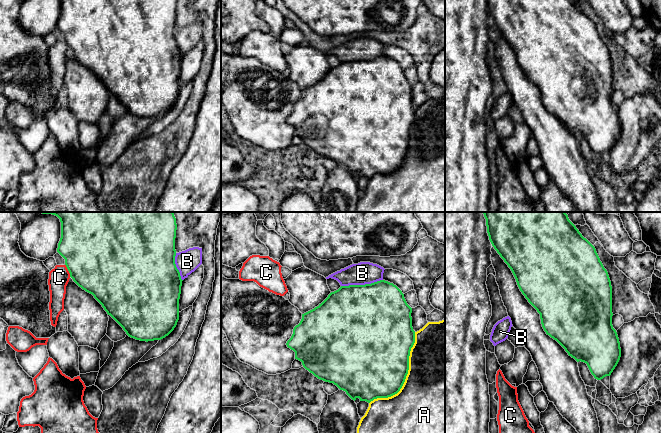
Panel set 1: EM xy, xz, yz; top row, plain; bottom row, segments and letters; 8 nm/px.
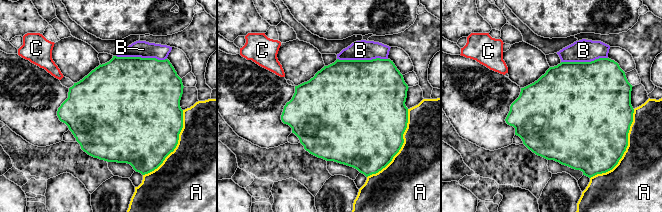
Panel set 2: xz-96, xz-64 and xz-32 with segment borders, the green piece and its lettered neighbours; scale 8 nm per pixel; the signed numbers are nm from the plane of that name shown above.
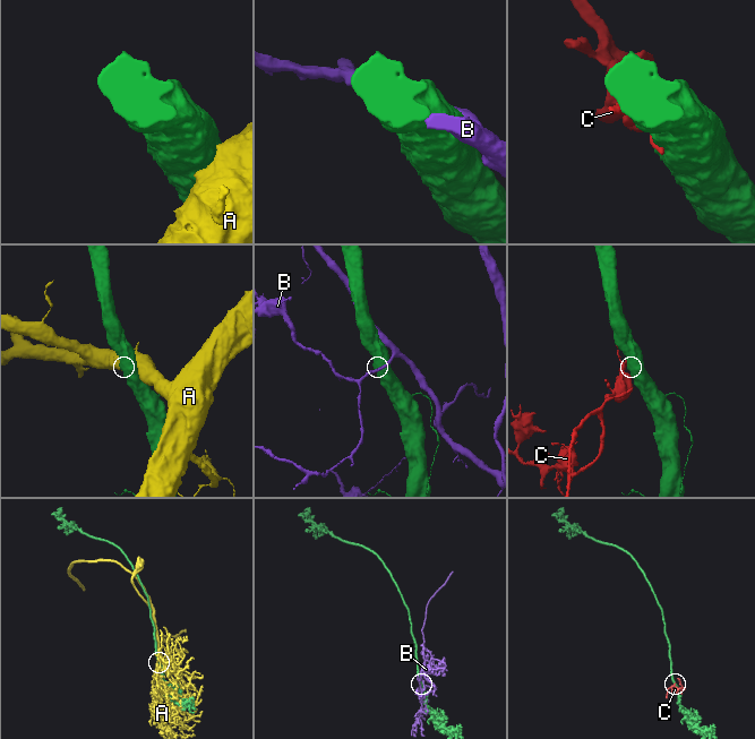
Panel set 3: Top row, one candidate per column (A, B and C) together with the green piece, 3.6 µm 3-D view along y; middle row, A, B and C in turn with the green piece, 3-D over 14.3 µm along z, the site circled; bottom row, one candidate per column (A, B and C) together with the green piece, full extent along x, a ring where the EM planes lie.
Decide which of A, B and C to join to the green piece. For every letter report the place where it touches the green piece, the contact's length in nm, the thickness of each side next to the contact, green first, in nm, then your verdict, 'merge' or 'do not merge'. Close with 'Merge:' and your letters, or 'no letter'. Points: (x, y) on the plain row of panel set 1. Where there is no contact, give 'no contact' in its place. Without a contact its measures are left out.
A: xz (406, 151) | 700 nm | 500/500 nm | do not merge
B: xz (361, 61) | 340 nm | 500/180 nm | do not merge
C: xy (68, 46) | 110 nm | 500/160 nm | do not merge
Merge: no letter

